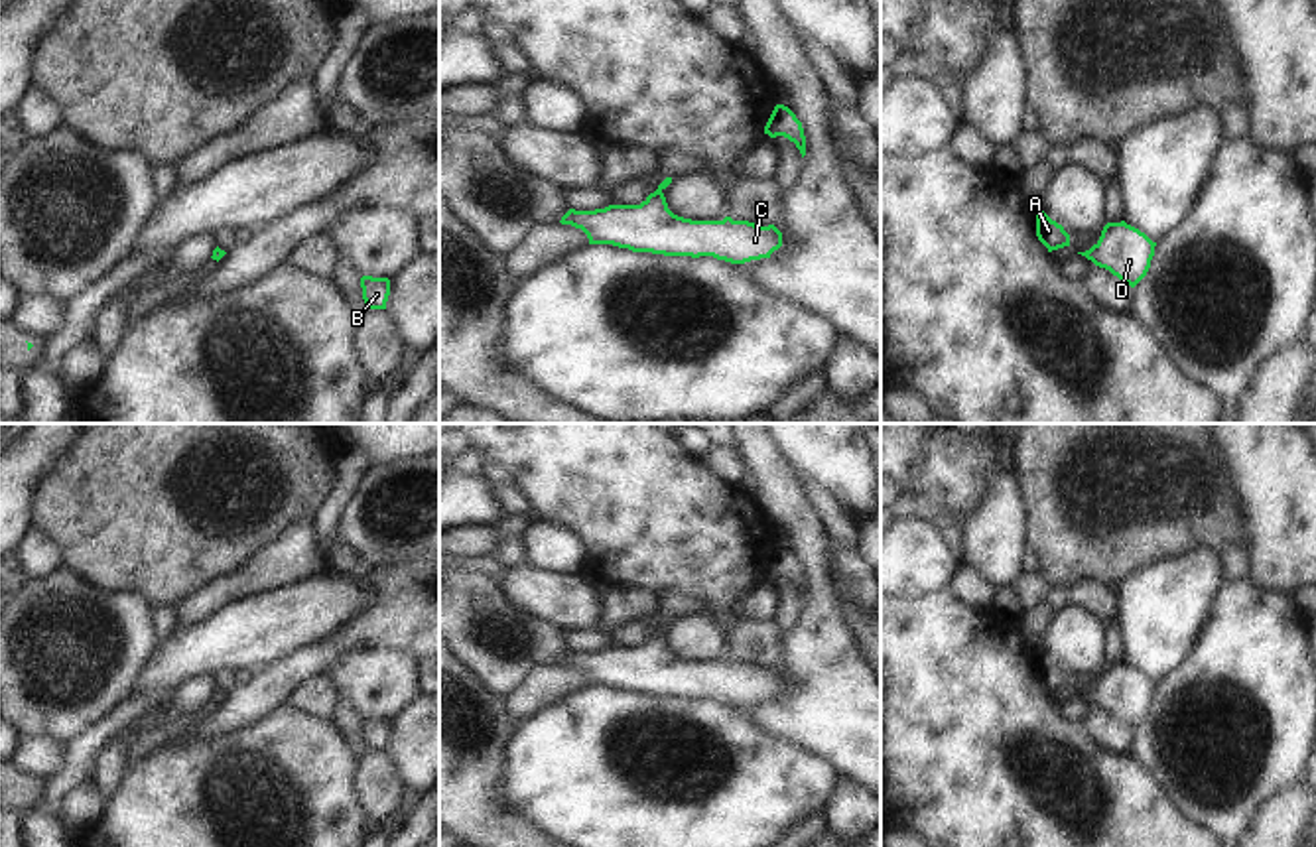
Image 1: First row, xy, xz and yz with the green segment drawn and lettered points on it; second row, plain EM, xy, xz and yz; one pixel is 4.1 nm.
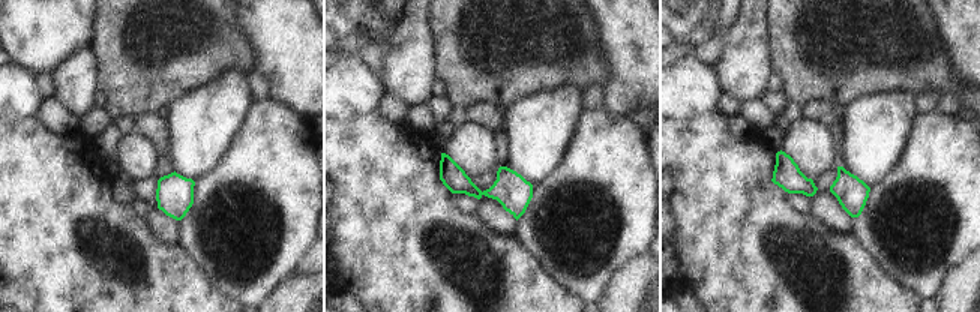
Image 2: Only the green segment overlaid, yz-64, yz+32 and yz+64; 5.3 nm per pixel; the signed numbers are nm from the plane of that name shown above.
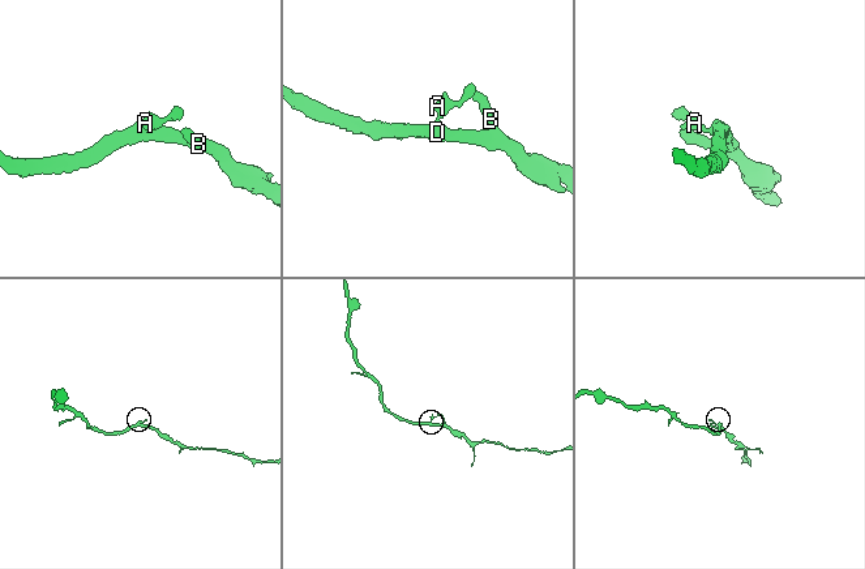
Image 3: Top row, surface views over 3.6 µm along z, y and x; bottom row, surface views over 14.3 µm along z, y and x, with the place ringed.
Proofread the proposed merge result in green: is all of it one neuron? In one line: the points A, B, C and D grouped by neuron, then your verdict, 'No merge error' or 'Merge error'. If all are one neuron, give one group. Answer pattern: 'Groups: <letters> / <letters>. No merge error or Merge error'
Groups: A B C D. No merge error.

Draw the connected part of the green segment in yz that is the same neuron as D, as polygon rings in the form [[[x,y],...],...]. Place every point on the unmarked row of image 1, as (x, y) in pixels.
[[[1121,662],[1107,664],[1099,682],[1078,695],[1135,729],[1151,709],[1154,687],[1145,674]]]

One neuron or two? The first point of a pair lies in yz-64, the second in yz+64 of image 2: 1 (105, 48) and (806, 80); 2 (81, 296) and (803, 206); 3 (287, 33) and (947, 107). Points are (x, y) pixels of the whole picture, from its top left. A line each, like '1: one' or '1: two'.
1: one
2: two
3: one

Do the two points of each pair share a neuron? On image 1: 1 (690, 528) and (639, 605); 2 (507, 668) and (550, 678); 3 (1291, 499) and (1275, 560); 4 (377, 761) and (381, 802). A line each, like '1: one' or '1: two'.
1: two
2: two
3: one
4: one

